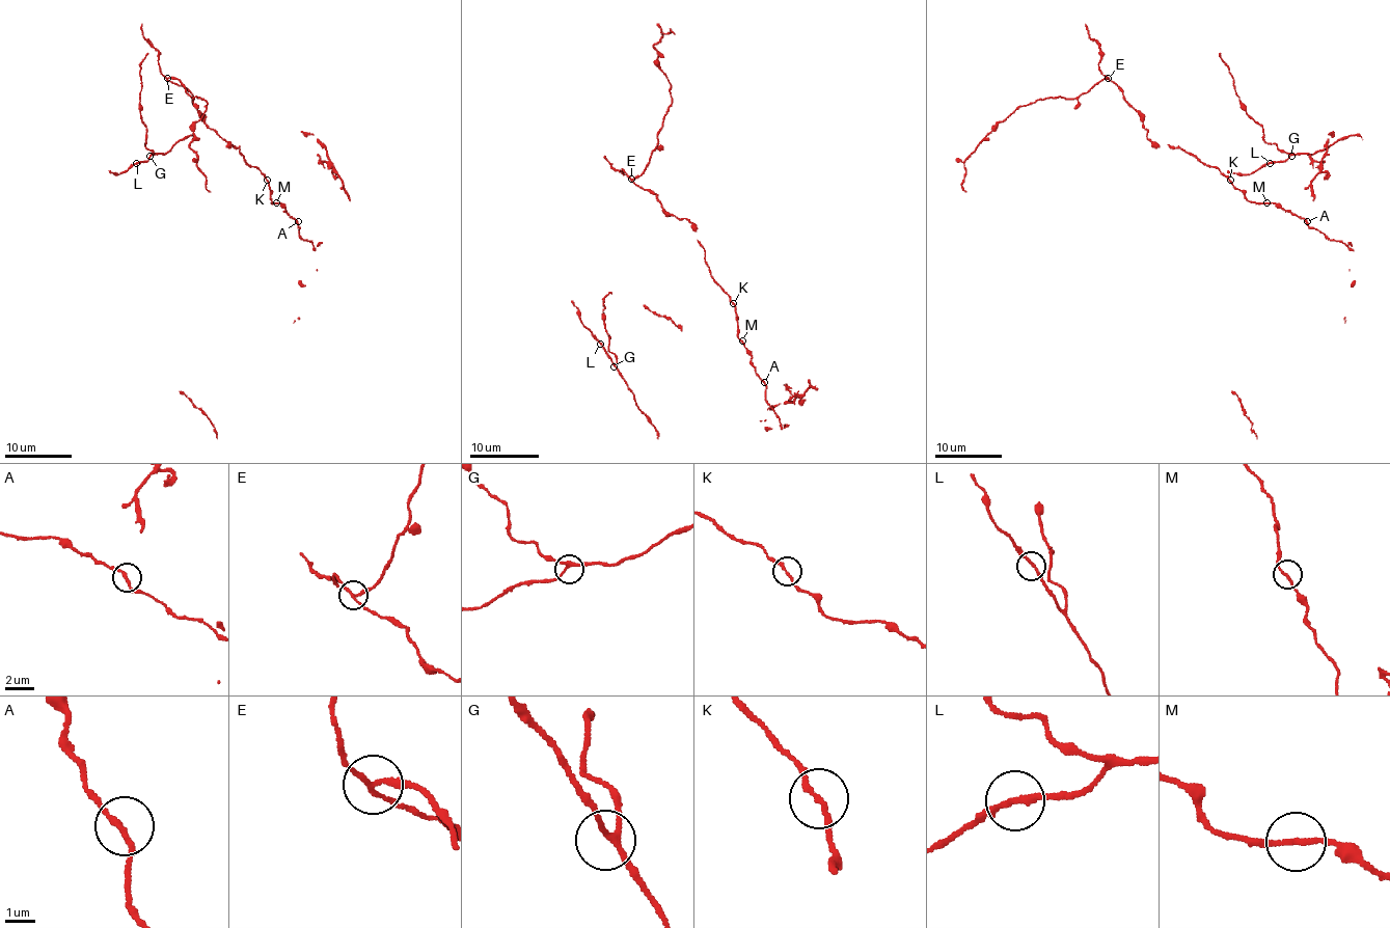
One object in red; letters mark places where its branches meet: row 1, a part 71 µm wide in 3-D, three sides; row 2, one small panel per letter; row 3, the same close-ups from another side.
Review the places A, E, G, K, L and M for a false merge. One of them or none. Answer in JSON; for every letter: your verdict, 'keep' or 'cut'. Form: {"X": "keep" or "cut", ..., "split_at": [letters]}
{"A": "keep", "E": "cut", "G": "keep", "K": "keep", "L": "keep", "M": "keep", "split_at": ["E"]}

